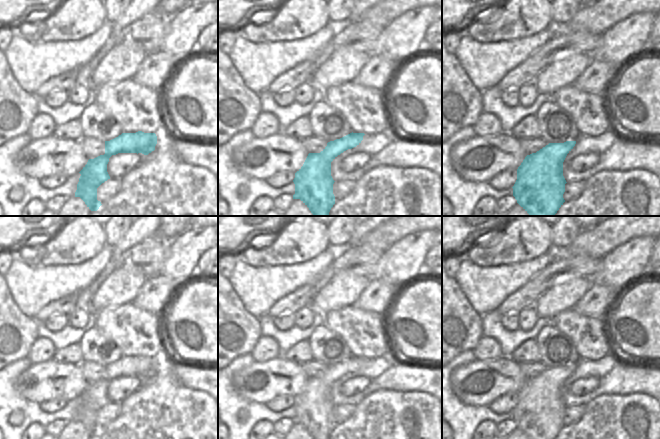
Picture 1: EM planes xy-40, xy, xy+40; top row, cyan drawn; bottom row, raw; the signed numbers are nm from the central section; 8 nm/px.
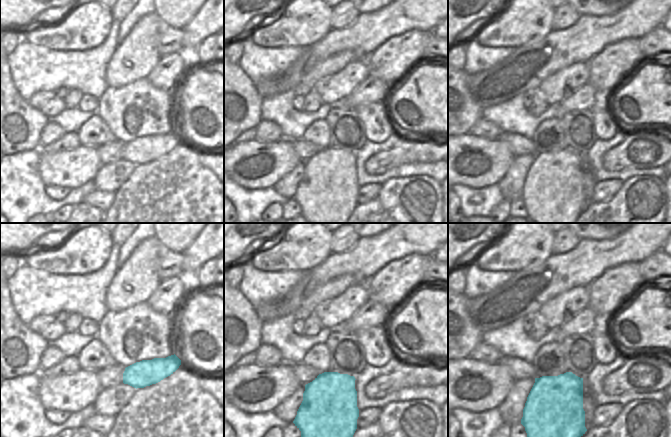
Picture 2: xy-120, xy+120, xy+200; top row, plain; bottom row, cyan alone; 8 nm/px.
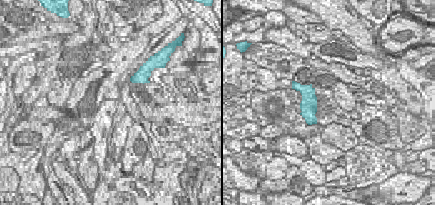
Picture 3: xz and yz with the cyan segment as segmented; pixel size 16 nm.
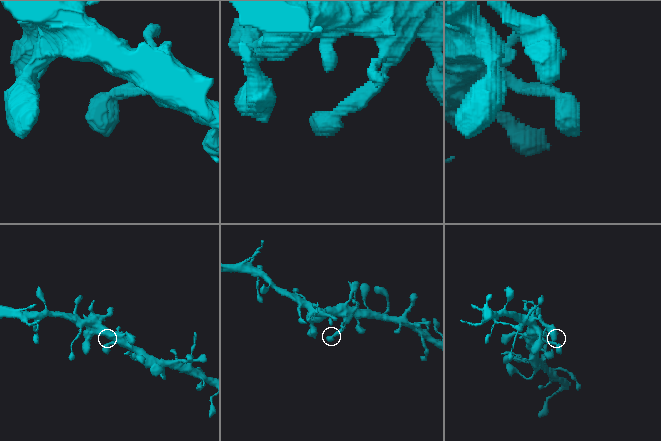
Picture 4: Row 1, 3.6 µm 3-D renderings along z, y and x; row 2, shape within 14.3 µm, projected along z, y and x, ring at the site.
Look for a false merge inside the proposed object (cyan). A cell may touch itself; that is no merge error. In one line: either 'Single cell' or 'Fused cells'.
Single cell

